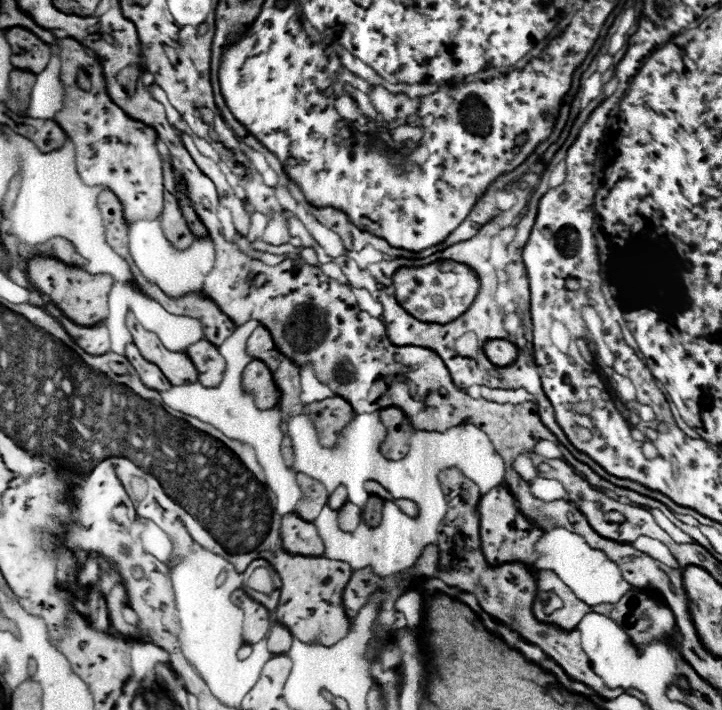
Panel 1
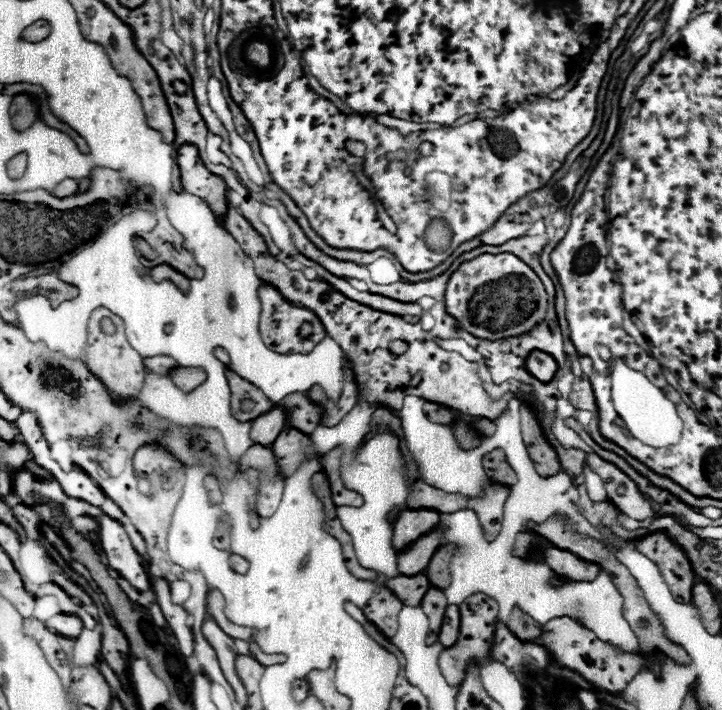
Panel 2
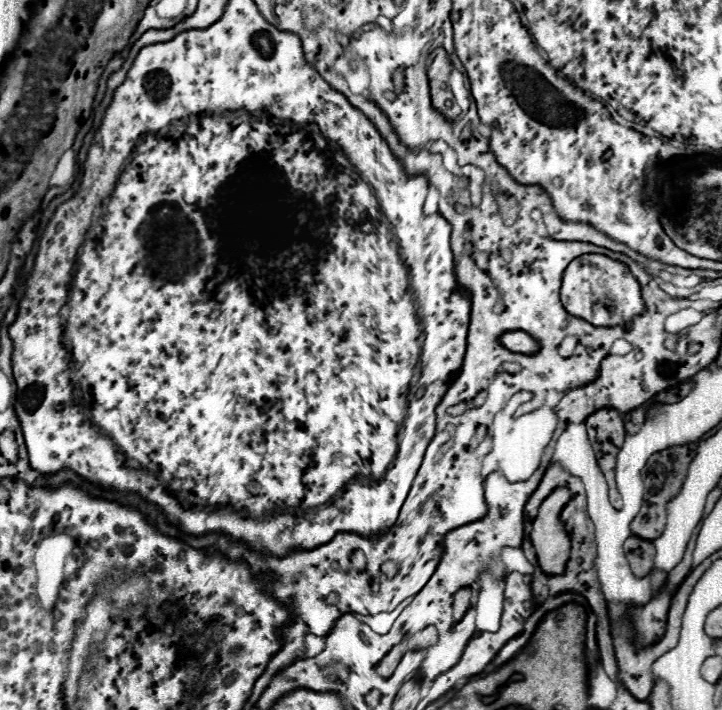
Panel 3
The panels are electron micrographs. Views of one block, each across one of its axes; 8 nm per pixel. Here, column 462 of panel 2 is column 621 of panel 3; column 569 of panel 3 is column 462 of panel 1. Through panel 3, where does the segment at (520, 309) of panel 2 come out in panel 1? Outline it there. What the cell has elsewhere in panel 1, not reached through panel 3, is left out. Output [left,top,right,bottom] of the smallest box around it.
[392,260,478,324]

